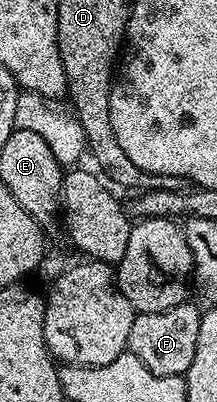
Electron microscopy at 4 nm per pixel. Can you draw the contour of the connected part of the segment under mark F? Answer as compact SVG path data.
M192 301L174 305L174 309L166 309L162 313L138 313L134 317L134 325L130 325L127 354L138 357L138 361L142 361L142 365L155 375L187 375L190 361L194 361L194 349L198 349L201 314L201 308L196 308Z

